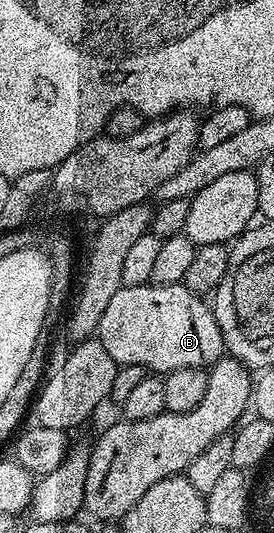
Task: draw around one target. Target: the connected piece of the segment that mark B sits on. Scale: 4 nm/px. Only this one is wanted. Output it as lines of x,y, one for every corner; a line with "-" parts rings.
184,283
180,285
126,285
107,303
103,319
99,319
96,336
103,343
107,355
116,361
118,366
143,365
146,370
157,375
164,375
182,369
195,367
208,370
220,361
226,352
219,323
215,323
210,302
204,296
193,293

